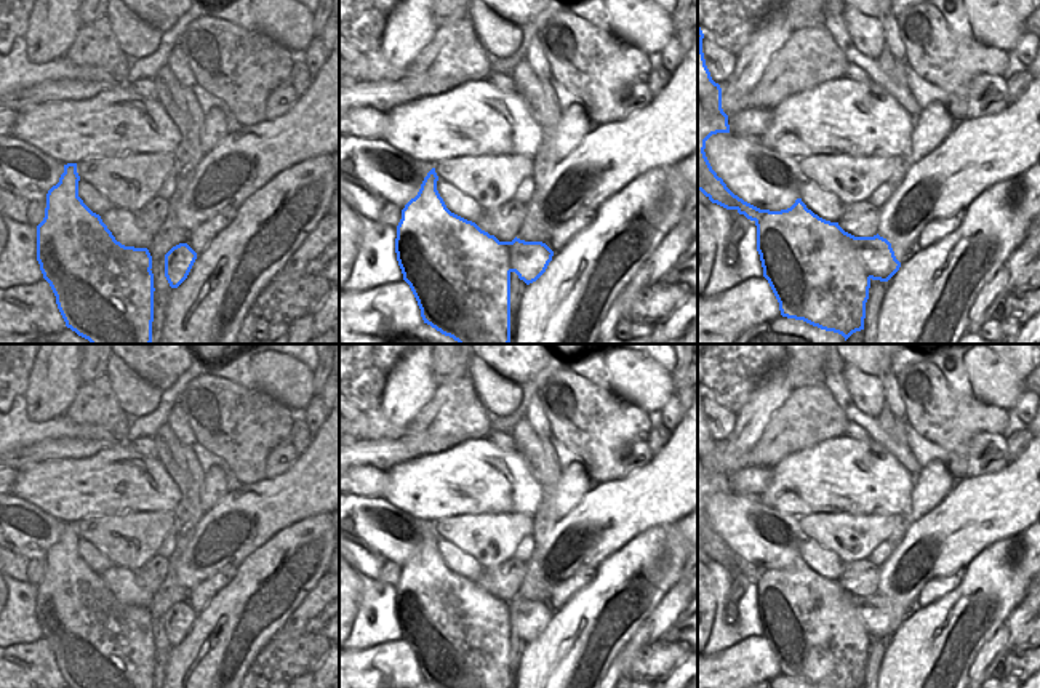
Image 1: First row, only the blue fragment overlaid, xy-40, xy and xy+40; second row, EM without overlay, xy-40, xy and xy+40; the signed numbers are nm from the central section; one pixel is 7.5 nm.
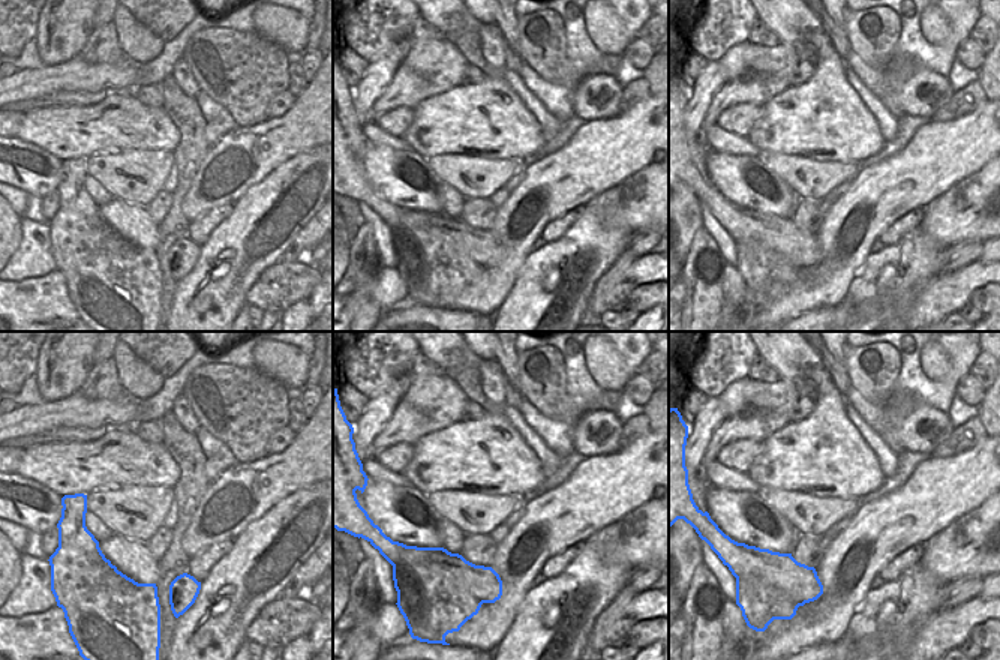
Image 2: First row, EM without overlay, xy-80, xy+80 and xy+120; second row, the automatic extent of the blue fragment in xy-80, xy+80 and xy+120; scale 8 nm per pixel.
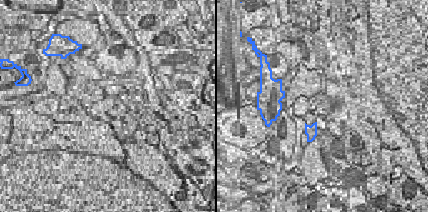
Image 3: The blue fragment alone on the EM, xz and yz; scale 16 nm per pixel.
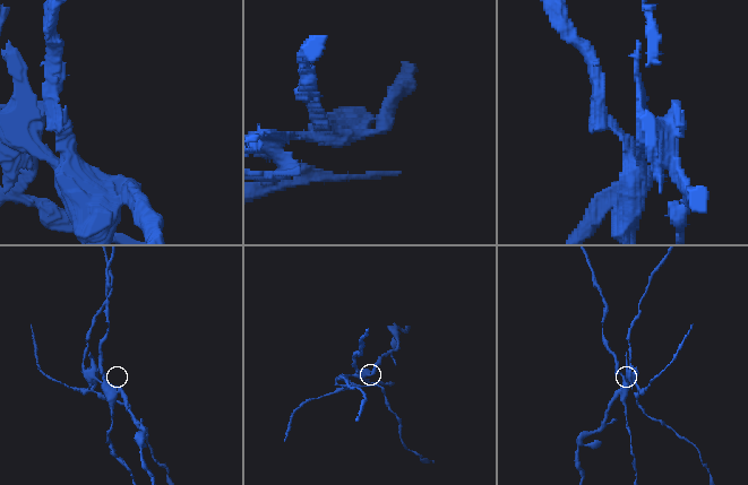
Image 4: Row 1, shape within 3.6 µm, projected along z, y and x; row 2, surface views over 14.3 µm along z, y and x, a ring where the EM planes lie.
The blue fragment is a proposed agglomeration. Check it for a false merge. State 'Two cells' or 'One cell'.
Two cells.

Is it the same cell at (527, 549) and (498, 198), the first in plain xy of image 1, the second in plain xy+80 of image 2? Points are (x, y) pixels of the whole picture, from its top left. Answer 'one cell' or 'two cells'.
one cell

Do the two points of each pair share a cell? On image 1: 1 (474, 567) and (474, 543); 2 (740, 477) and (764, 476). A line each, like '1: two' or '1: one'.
1: two
2: one

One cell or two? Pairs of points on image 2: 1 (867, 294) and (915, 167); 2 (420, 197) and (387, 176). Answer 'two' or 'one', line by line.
1: two
2: one

